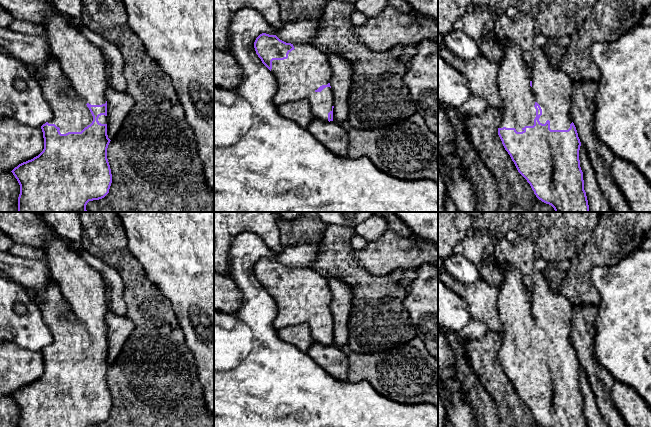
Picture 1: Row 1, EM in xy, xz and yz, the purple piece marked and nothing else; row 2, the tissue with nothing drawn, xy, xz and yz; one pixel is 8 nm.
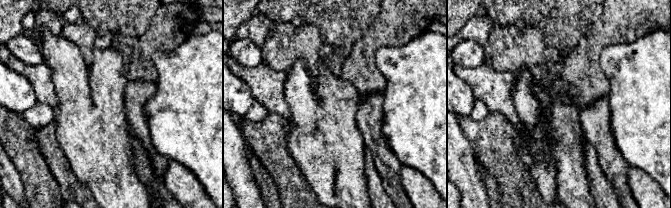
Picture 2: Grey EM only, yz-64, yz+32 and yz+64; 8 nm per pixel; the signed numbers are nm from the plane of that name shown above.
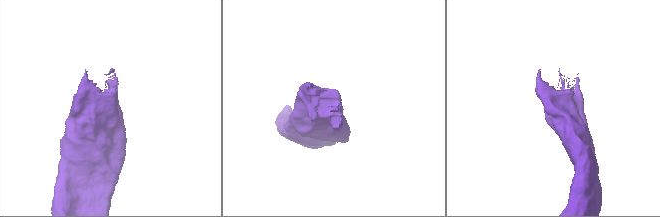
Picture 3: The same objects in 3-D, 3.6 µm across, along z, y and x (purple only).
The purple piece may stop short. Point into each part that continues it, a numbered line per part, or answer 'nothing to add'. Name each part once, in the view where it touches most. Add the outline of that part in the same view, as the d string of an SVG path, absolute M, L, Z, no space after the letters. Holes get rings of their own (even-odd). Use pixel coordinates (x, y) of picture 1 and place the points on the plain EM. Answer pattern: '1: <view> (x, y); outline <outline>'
1: xy (70, 337); outline M51 279L44 289L31 291L33 301L42 311L53 341L48 346L60 352L61 358L81 356L93 345L87 327L63 299L58 284Z

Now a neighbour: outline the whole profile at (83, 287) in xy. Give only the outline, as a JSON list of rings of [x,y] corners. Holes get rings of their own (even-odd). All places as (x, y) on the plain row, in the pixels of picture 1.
[[[54,230],[46,241],[45,259],[52,279],[58,284],[62,297],[70,306],[73,314],[86,327],[105,328],[105,315],[108,311],[107,285],[101,273],[89,265],[78,252],[69,246],[69,241]]]

